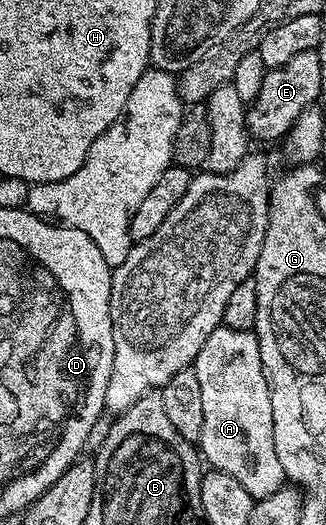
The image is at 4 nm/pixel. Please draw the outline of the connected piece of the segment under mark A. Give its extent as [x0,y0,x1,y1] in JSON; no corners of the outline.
[192,326,286,501]

